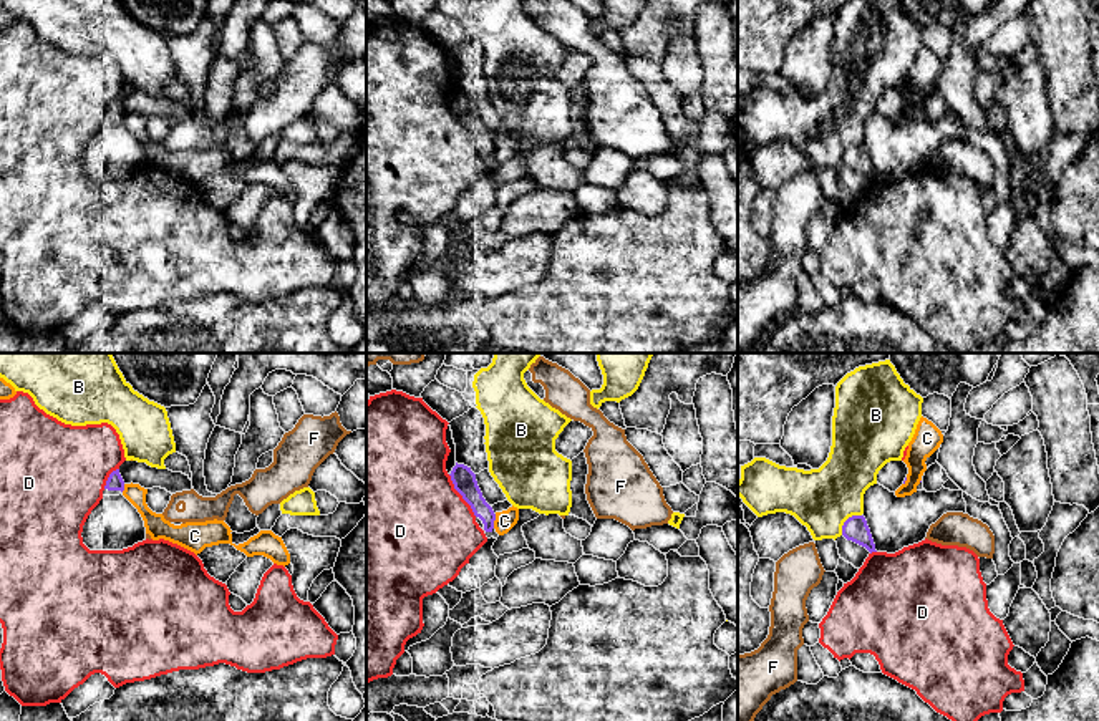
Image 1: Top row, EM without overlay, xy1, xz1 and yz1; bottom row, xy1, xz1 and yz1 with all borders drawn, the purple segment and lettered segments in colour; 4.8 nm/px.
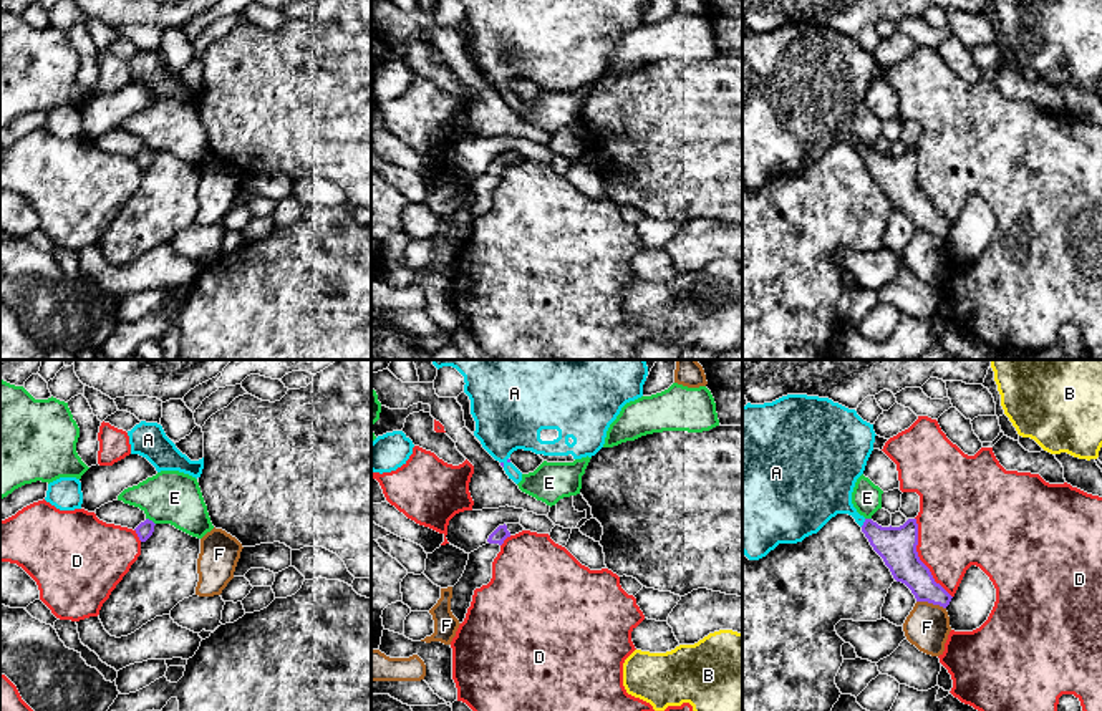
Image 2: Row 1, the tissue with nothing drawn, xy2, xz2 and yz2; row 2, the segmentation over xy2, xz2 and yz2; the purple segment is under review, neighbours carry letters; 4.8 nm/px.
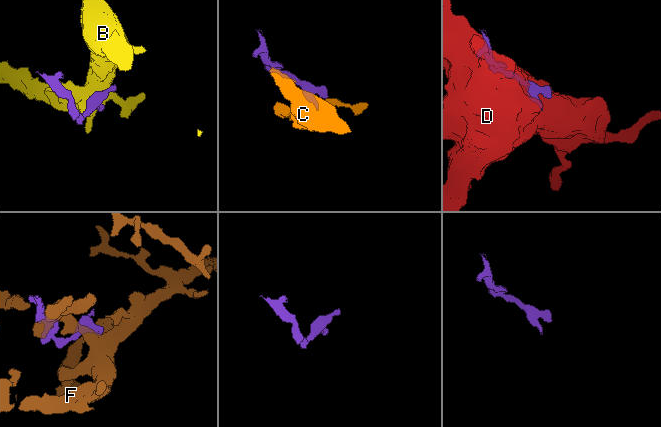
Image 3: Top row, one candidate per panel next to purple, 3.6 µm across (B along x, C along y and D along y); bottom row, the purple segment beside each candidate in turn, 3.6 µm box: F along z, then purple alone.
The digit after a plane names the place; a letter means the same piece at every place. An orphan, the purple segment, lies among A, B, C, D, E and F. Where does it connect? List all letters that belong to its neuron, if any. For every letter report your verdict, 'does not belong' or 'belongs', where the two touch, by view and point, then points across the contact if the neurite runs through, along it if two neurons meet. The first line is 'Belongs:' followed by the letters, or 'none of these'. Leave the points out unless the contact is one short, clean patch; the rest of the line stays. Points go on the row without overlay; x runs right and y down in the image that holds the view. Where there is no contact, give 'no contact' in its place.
Belongs: A
A: belongs | yz2 (864, 151) | across yz2 (897, 174), (879, 166), (864, 151), (824, 118)
B: does not belong | yz1 (846, 150)
C: does not belong | xz1 (494, 148)
D: does not belong | yz2 (918, 186)
E: does not belong | xy2 (151, 149) | along xy2 (146, 146), (154, 153)
F: does not belong | yz2 (932, 231) | along yz2 (917, 229), (938, 232), (945, 237)

